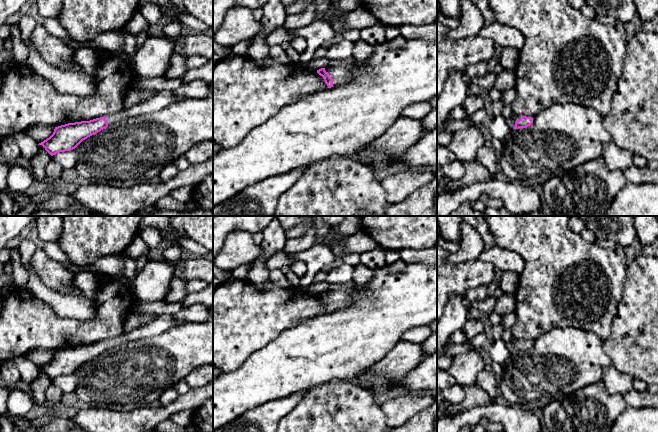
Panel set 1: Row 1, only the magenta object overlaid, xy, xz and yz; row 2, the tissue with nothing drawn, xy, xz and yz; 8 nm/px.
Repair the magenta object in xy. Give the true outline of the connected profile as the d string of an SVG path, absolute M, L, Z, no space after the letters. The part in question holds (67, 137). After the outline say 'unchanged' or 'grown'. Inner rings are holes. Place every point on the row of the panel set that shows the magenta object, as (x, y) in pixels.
M200 79L184 83L173 91L156 91L150 99L115 114L55 127L53 134L38 145L42 145L51 156L59 152L71 151L88 137L123 120L155 113L179 100L202 99L209 94L211 94L210 84Z | grown

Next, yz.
M513 115L507 120L511 129L526 128L533 123L533 118L526 116Z | grown

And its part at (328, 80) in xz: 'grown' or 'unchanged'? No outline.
grown

